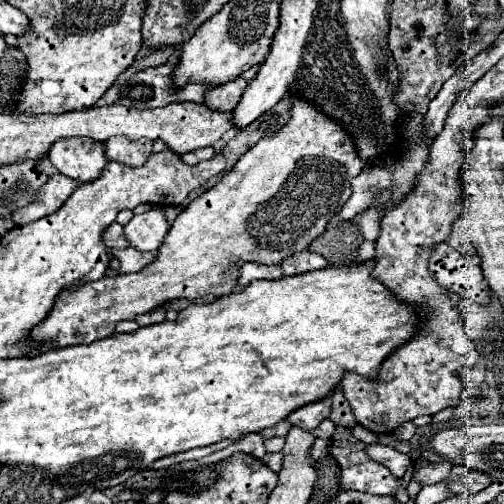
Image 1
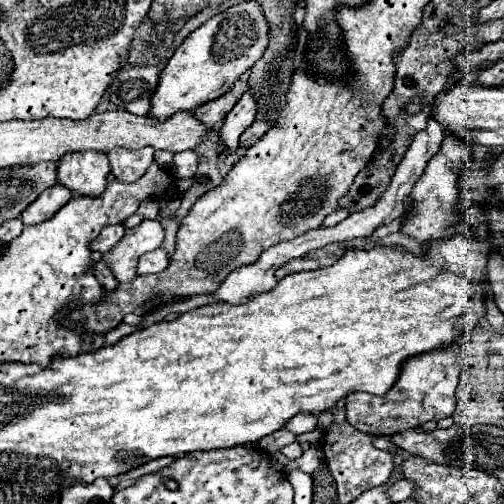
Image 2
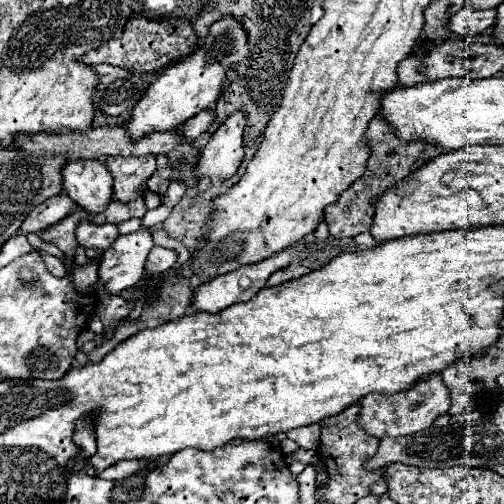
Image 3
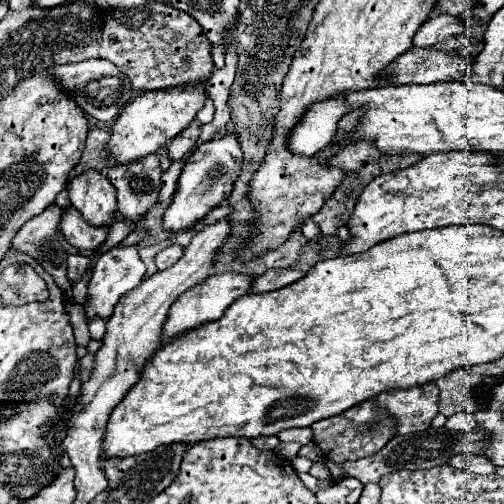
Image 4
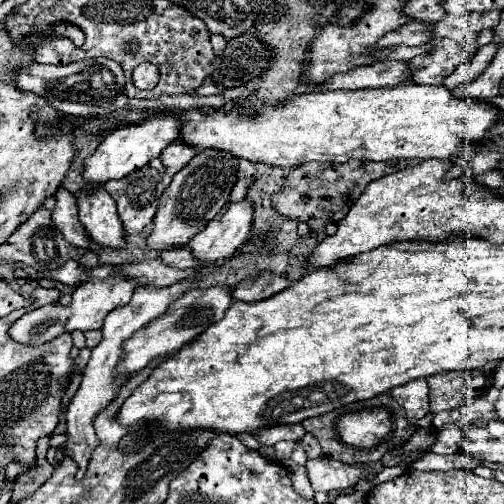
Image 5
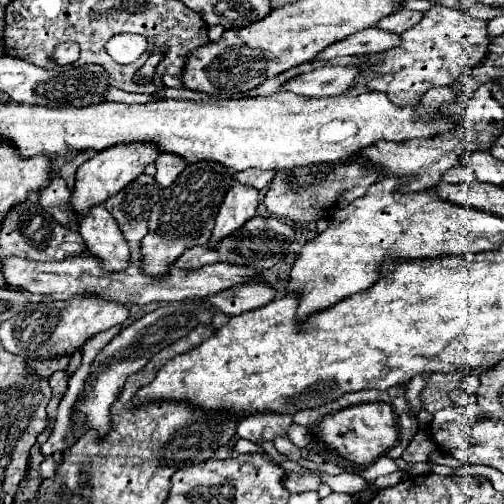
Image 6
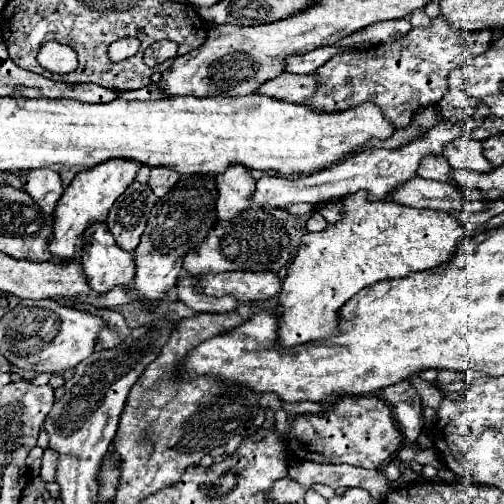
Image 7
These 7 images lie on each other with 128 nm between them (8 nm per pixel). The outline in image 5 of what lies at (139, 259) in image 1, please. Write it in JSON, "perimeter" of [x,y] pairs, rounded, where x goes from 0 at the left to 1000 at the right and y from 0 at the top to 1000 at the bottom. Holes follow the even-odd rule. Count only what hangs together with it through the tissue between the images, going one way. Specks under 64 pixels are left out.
{"perimeter":[[[365,488],[365,492],[337,492],[333,500],[321,500],[317,512],[321,512],[325,524],[333,524],[341,532],[385,532],[389,524],[397,524],[381,508],[381,500],[377,500],[373,488]]]}

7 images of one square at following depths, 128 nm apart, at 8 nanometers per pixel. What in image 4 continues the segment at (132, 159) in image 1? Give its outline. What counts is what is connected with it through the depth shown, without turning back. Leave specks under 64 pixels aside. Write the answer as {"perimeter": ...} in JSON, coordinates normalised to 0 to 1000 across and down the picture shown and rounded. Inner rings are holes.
{"perimeter":[[[310,306],[262,325],[226,325],[210,333],[210,349],[234,381],[234,421],[250,437],[278,437],[313,401],[321,337]]]}

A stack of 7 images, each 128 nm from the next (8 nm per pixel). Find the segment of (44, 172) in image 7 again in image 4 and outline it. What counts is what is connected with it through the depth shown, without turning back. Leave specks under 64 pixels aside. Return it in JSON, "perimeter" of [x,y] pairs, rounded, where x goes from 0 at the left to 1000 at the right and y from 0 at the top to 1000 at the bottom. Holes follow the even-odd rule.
{"perimeter":[[[135,409],[119,437],[119,460],[127,464],[131,480],[155,496],[187,496],[194,492],[214,464],[214,452],[187,452],[179,448],[147,409]]]}

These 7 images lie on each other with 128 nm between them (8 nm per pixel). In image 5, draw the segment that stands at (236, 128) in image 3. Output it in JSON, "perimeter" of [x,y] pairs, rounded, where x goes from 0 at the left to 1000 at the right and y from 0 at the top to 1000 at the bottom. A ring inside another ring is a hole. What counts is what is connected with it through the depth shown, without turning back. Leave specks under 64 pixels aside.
{"perimeter":[[[393,302],[373,329],[365,329],[325,377],[313,421],[306,429],[306,452],[294,464],[290,480],[302,496],[337,496],[349,488],[369,488],[381,468],[401,460],[409,444],[444,413],[456,397],[456,377],[472,357],[472,317],[452,310],[452,302]]]}

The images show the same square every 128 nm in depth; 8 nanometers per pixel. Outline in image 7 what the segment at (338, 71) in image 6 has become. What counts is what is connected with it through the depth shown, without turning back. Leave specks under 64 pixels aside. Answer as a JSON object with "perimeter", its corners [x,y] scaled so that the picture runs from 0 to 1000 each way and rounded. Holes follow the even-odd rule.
{"perimeter":[[[560,143],[552,155],[516,167],[512,187],[548,194],[548,198],[563,198],[563,202],[579,202],[579,206],[599,206],[599,198],[619,190],[619,183],[627,175],[631,175],[631,167],[619,147],[579,151],[579,147]]]}

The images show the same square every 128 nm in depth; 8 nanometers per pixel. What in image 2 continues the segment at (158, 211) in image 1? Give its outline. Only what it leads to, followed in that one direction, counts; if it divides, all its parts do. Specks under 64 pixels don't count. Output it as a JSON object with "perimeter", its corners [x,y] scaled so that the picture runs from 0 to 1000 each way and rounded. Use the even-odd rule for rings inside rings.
{"perimeter":[[[290,437],[274,452],[250,456],[250,468],[206,504],[206,520],[222,536],[230,560],[266,556],[274,512],[298,496],[317,492],[325,476],[325,456],[313,437]]]}

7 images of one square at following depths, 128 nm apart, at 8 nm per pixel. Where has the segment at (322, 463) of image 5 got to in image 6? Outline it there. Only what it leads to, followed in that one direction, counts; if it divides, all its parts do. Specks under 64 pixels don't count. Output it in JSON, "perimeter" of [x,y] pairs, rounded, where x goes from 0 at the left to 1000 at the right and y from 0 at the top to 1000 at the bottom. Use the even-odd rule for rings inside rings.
{"perimeter":[[[575,937],[560,952],[560,964],[575,980],[595,980],[595,976],[611,976],[611,972],[631,972],[635,948],[627,940],[587,940],[587,937]]]}

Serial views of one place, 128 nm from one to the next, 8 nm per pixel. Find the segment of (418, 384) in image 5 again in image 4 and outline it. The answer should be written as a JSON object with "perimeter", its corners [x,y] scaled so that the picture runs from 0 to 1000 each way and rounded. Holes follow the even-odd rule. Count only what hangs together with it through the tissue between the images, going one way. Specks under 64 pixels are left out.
{"perimeter":[[[849,758],[817,770],[766,774],[750,782],[746,798],[786,833],[790,861],[813,861],[853,849],[857,829],[869,821],[869,770]]]}

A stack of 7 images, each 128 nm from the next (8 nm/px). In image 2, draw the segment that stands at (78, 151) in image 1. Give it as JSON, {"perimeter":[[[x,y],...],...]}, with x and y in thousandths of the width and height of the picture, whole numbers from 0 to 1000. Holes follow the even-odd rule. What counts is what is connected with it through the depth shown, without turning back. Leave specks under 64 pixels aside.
{"perimeter":[[[151,302],[115,321],[115,361],[155,389],[198,389],[214,345],[218,321],[202,302]]]}

